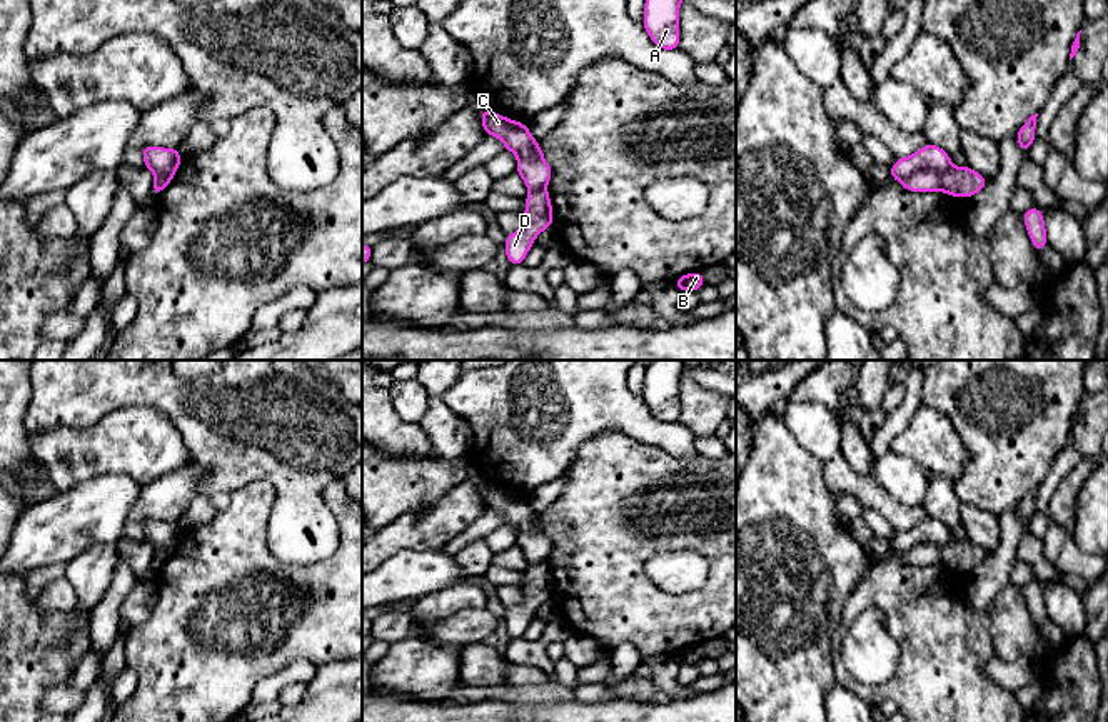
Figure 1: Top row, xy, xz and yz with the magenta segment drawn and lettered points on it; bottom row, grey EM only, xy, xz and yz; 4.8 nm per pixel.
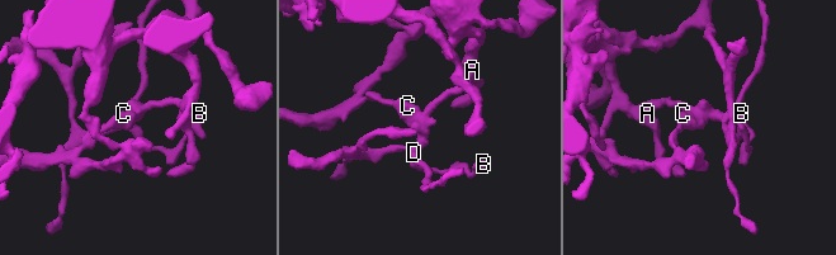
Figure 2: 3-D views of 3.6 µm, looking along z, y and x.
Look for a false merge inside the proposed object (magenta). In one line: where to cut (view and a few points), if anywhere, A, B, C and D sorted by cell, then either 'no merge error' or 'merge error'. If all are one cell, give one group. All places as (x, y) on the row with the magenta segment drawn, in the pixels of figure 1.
cut in yz along (950, 165), (940, 175), (940, 189); A C / B D; merge error

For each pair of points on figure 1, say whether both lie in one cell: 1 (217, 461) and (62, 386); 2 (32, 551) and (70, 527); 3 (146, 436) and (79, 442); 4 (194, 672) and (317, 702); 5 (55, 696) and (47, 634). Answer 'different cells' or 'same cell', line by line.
1: same cell
2: same cell
3: same cell
4: different cells
5: different cells

